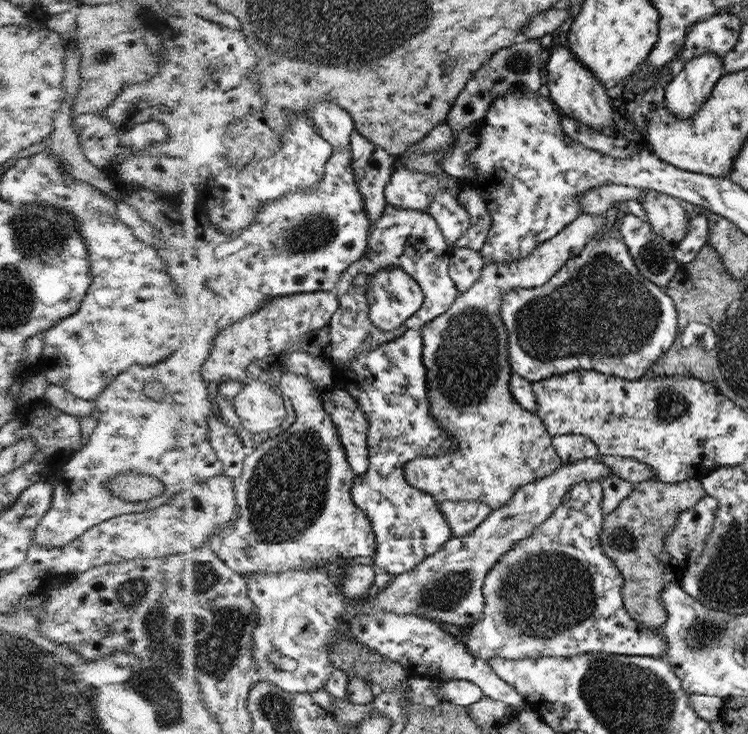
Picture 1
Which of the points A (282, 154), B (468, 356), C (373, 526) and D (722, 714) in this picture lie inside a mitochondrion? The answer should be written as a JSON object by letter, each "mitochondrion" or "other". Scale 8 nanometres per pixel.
{"A":"other","B":"mitochondrion","C":"other","D":"other"}

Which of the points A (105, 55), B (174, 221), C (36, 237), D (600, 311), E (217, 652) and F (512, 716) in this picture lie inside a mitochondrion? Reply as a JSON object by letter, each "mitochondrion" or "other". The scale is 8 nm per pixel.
{"A":"mitochondrion","B":"other","C":"mitochondrion","D":"mitochondrion","E":"mitochondrion","F":"other"}

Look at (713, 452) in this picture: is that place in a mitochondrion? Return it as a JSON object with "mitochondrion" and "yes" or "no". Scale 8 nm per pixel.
{"mitochondrion":"no"}

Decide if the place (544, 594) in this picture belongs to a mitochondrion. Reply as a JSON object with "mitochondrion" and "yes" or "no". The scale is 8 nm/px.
{"mitochondrion":"yes"}

